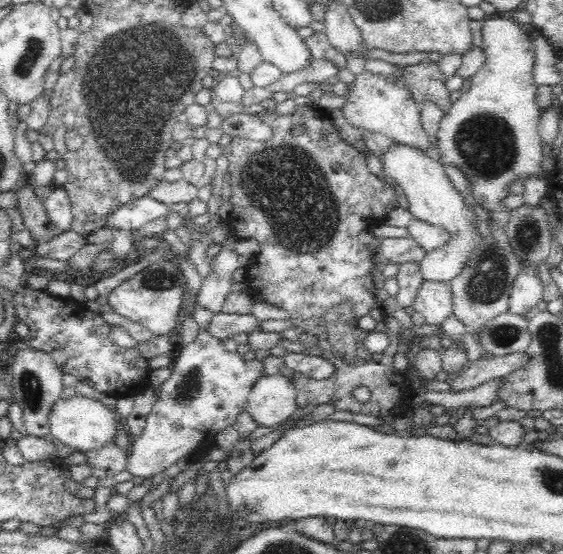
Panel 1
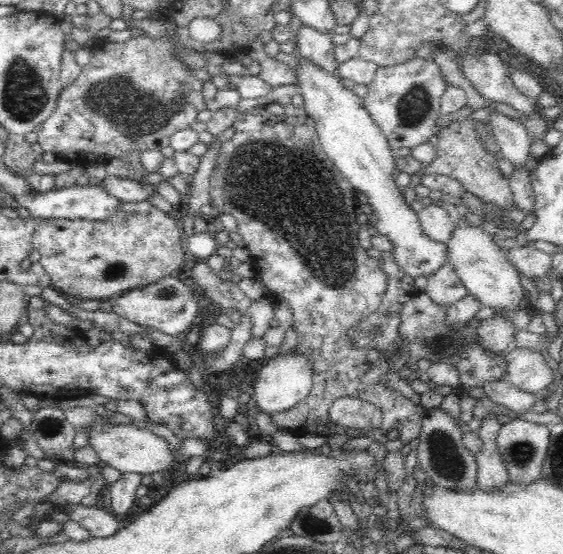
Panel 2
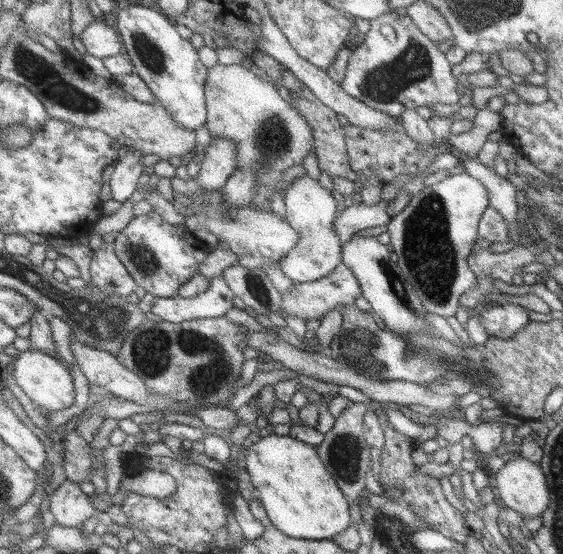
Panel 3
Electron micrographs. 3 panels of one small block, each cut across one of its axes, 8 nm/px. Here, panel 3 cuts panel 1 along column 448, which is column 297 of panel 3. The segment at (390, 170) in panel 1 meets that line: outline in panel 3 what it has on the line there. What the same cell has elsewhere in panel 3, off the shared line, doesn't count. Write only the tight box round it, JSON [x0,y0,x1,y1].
[277,174,342,283]

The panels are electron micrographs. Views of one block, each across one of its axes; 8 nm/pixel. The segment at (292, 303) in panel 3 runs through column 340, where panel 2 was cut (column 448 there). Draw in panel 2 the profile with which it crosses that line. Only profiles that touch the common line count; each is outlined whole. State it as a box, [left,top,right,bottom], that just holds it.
[424,263,469,307]

